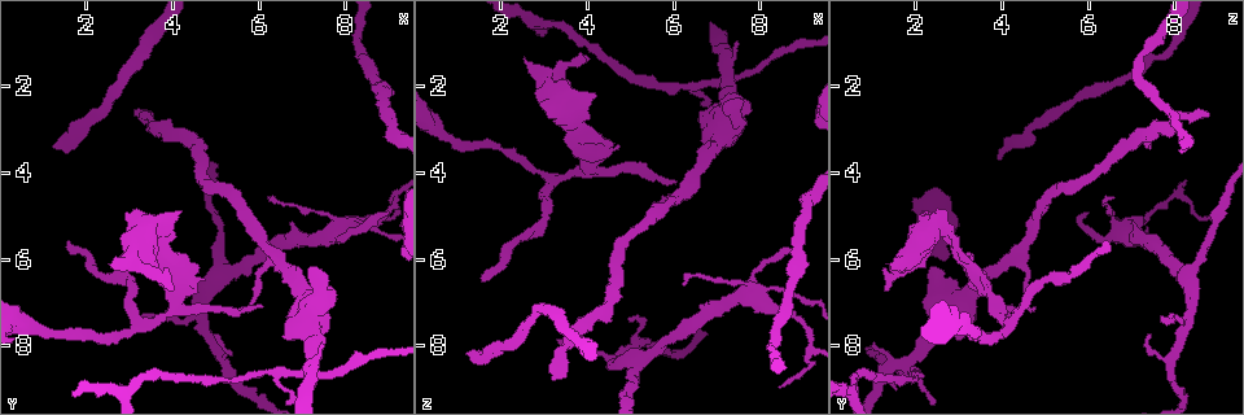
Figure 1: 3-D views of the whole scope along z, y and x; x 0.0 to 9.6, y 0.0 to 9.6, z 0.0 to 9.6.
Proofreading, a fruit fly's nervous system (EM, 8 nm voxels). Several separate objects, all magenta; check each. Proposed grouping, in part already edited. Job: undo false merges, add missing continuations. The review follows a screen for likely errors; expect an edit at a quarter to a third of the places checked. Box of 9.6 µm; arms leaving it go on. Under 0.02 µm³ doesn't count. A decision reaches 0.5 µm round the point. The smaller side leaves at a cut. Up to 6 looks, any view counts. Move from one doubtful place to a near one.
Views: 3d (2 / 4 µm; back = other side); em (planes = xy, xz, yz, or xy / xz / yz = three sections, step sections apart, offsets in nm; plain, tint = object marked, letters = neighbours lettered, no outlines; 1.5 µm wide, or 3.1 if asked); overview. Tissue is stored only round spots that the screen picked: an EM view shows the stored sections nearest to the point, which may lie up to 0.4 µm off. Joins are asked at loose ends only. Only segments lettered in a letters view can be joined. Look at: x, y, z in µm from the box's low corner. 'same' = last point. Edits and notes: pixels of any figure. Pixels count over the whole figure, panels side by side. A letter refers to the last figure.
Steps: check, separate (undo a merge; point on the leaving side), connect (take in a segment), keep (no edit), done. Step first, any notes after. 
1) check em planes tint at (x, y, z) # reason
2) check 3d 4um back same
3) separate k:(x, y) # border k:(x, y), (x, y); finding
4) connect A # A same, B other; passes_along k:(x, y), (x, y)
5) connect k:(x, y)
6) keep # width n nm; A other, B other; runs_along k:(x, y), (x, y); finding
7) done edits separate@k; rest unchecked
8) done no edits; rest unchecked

check em planes letters at (7.20, 8.40, 1.90) # looks like a crossing

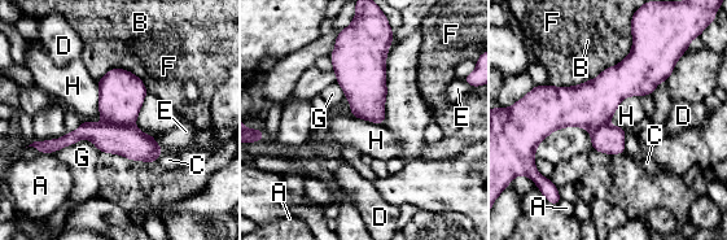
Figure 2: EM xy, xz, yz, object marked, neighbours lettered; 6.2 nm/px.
separate 2:(127, 140) # A other, B other, C other, D other, E other, F other, G other, H other; border 2:(104, 121), (134, 125); a second neuron is stuck on

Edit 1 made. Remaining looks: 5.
check overview

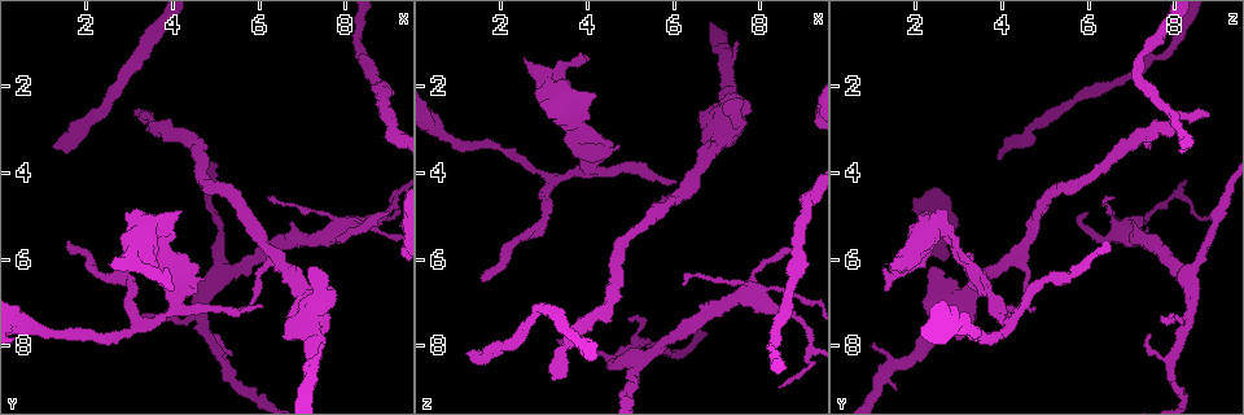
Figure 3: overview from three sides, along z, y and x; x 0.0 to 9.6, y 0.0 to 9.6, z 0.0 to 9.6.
check em planes letters at (6.95, 6.60, 3.40) # thick turns thin

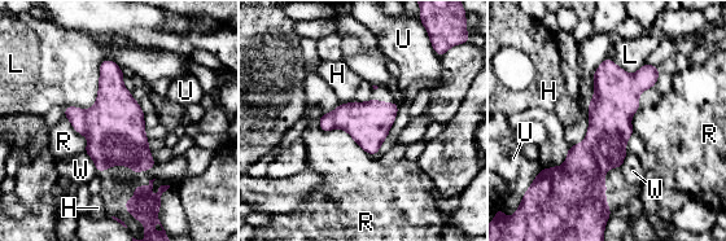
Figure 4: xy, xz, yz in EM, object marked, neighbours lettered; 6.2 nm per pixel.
keep # H other, L other, R other, U other, W other; all the same neuron

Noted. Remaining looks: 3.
check em xy step 4 tint at (8.95, 2.30, 5.75) # a narrow waist

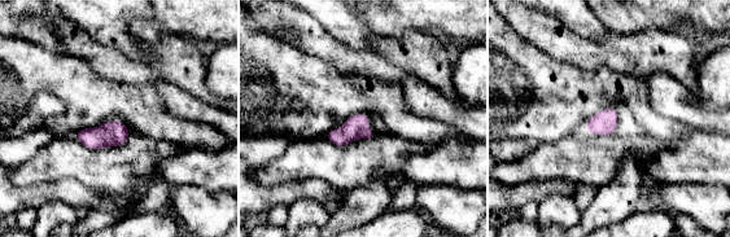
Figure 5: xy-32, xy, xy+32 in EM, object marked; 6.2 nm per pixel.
check em planes letters same

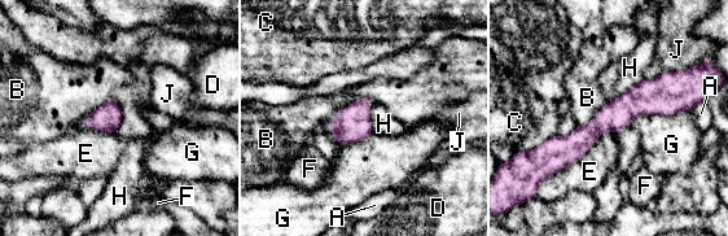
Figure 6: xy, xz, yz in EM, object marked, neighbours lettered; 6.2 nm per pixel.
keep # longest_contact E 500 nm; A other, B other, C other, D other, E other, F other, G other, H other, J other; border 6:(110, 95), (121, 109), (115, 131); continuous, no second neuron

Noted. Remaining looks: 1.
done edits separate@2; rest unchecked

